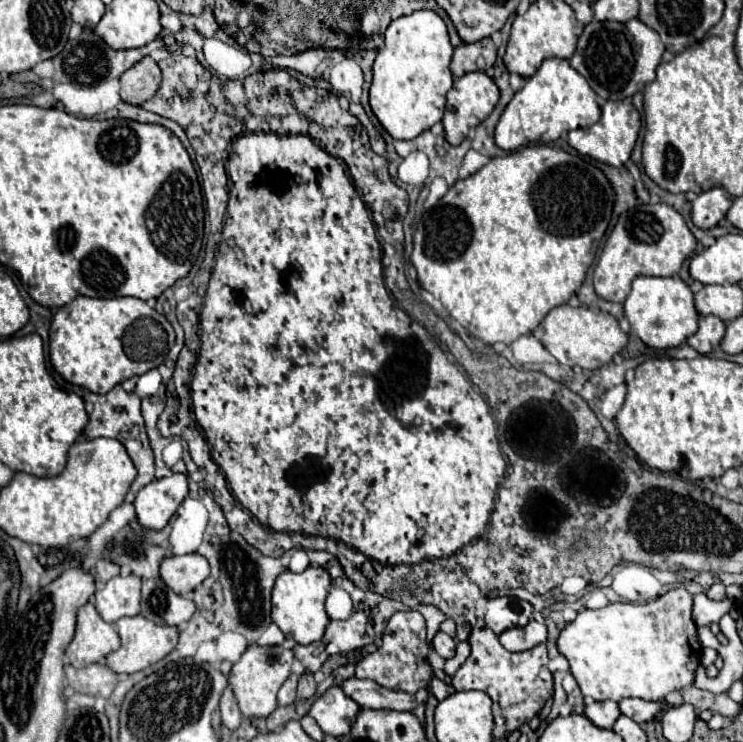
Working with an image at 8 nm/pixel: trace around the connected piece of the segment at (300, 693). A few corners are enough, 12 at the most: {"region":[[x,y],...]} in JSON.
{"region":[[303,671],[297,683],[297,697],[307,699],[315,693],[313,673]]}

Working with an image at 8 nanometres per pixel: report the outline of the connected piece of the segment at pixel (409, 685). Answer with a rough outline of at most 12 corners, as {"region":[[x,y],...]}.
{"region":[[419,611],[395,613],[355,677],[417,693],[431,681]]}

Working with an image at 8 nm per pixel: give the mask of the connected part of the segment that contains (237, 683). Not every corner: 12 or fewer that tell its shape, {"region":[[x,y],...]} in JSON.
{"region":[[247,647],[229,673],[245,717],[269,717],[293,651]]}

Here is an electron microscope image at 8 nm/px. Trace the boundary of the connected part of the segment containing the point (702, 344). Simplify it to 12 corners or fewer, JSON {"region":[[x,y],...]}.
{"region":[[715,315],[699,317],[699,329],[687,339],[707,355],[721,343],[725,323]]}

